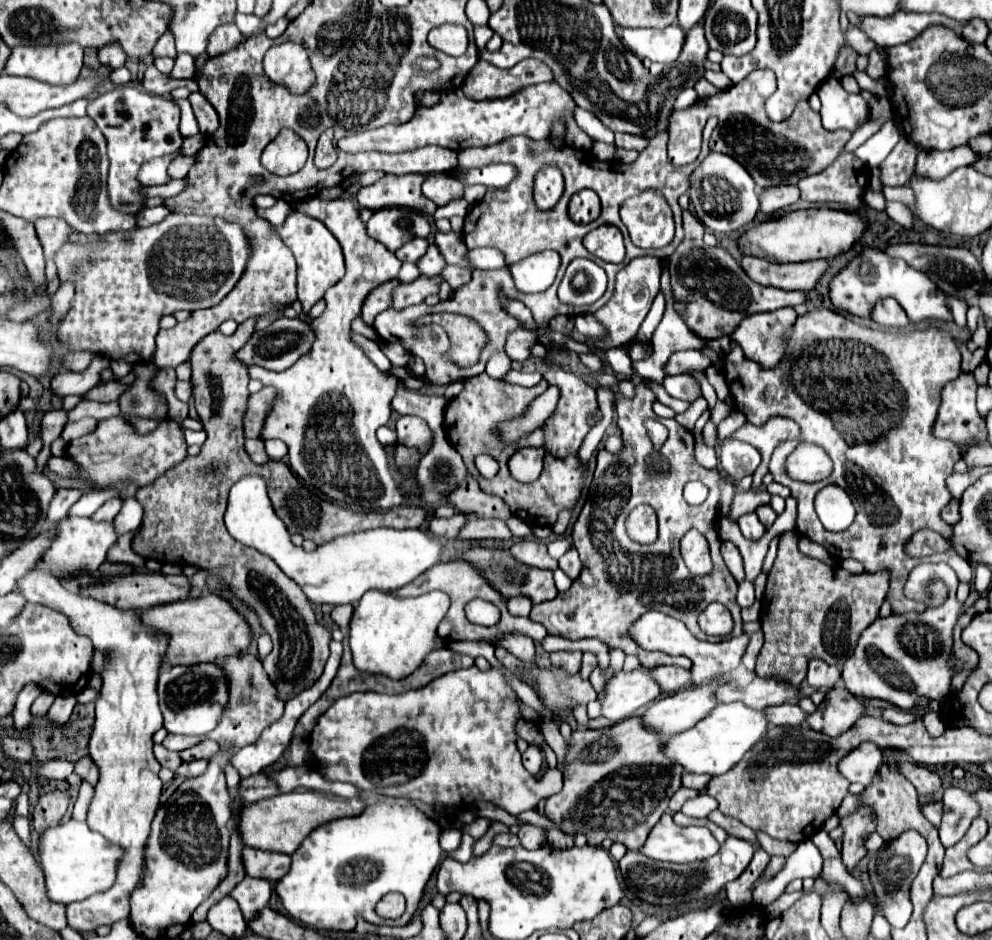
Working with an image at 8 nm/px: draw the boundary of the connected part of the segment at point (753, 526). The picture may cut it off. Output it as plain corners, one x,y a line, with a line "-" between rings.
748,513
748,515
742,515
738,519
738,525
740,525
740,531
746,539
750,541
758,541
764,533
766,533
766,527
758,521
758,517
754,513

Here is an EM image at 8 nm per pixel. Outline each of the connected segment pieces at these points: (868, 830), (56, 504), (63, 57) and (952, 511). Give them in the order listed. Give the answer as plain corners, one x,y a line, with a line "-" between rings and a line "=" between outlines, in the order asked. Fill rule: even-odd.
870,807
858,811
860,819
856,819
856,813
842,819
844,827
844,843
842,843
842,863
848,871
856,867
856,863
866,855
866,839
876,831
876,817
=
58,489
58,493
54,495
52,503
50,503
50,511
48,511
48,521
56,523
58,519
64,519
68,515
68,509
82,497
80,489
=
78,43
18,45
6,63
8,75
32,77
52,85
72,83
82,69
84,49
=
952,499
944,509
942,509
942,519
948,523
948,525
954,525
958,519
960,519
960,513
958,513
958,507
960,507
960,501

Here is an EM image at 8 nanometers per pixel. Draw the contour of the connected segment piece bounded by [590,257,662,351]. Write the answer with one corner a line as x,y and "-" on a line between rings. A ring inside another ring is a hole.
636,257
618,272
614,295
610,297
612,303
608,301
602,309
598,309
594,313
596,321
606,327
606,335
590,339
590,347
592,349
606,351
606,349
612,349
612,347
618,347
618,345
626,345
626,343
636,339
636,333
638,333
642,321
646,319
654,297
660,291
660,275
662,275
662,265
660,265
660,259
656,259
656,257
-
642,269
646,271
646,285
640,285

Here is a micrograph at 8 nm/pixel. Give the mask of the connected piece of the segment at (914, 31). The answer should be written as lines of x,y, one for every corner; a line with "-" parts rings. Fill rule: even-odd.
898,11
898,15
890,15
890,17
862,17
862,31
866,31
866,35
876,41
878,47
894,47
900,43
908,43
912,39
916,39
922,31
926,31
932,25
942,25
952,29
954,33
962,33
962,27
966,27
968,21
956,21
950,19
946,15
922,15
922,13
904,13

